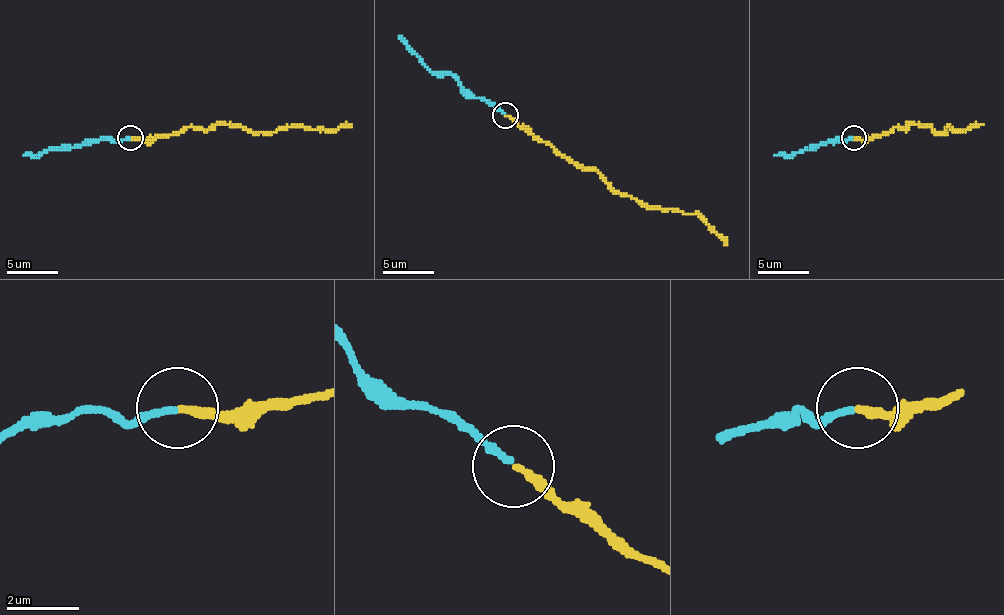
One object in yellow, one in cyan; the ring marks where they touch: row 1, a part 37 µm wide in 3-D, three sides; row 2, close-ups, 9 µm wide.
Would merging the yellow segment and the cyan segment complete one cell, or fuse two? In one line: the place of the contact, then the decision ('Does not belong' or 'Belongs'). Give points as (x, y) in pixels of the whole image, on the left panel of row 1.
Place: (130, 138). Belongs

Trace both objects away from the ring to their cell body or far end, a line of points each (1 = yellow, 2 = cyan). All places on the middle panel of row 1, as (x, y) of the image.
1: (505, 116), (561, 154), (595, 170), (613, 188), (649, 206), (695, 214), (726, 245)
2: (505, 113), (474, 98), (450, 74), (435, 74), (399, 36)

